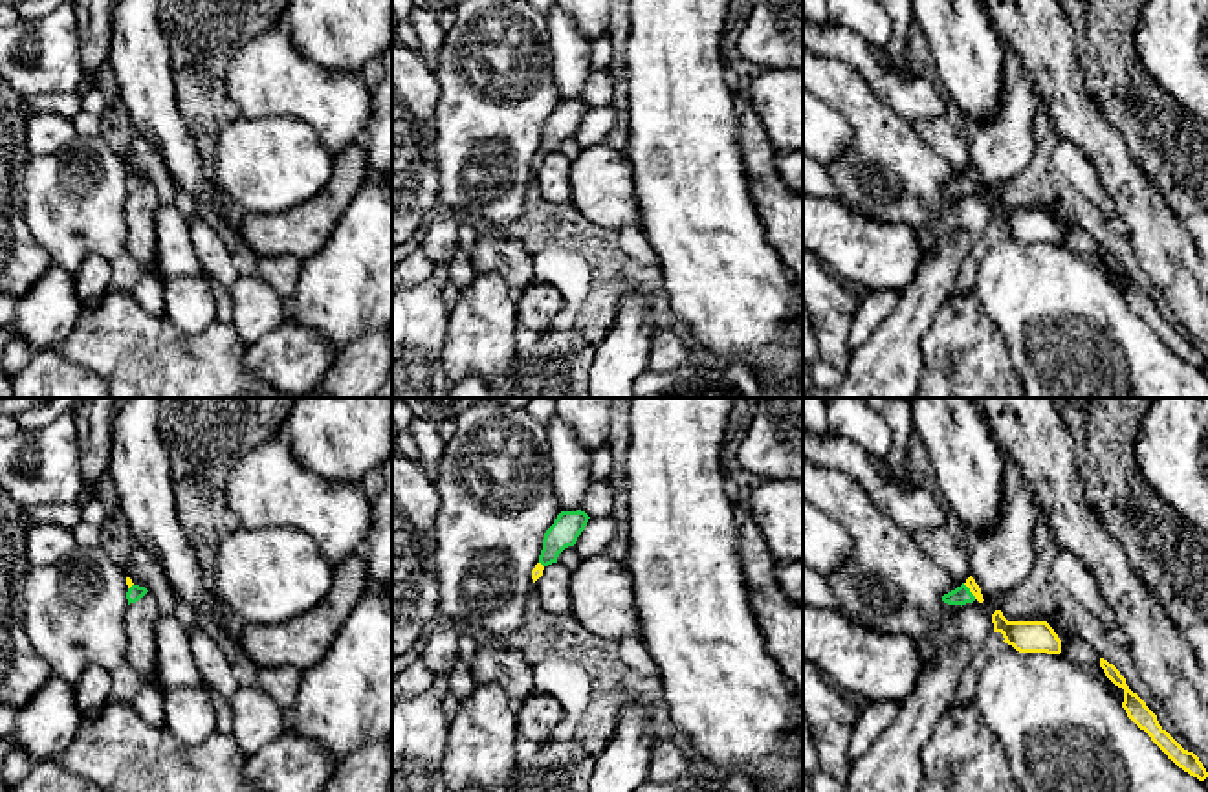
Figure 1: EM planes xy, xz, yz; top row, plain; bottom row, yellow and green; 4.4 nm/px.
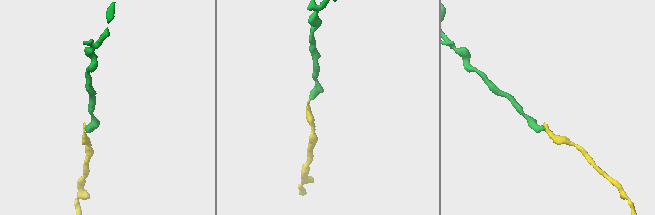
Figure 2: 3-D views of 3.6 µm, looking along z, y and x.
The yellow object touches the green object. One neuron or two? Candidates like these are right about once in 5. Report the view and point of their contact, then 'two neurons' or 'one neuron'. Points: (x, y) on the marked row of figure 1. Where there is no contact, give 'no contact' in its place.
contact yz (970, 591); one neuron

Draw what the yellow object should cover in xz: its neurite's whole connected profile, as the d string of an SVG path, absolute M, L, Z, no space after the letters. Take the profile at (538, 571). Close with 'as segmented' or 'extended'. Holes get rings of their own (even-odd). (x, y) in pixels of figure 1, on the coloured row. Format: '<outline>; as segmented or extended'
M581 510L577 512L561 512L554 524L546 530L543 539L543 550L539 556L539 563L532 570L533 583L543 576L543 570L557 563L559 554L574 546L581 532L588 522L588 515Z; extended

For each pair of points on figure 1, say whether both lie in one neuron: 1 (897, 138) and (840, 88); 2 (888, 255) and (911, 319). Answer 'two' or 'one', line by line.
1: one
2: two

